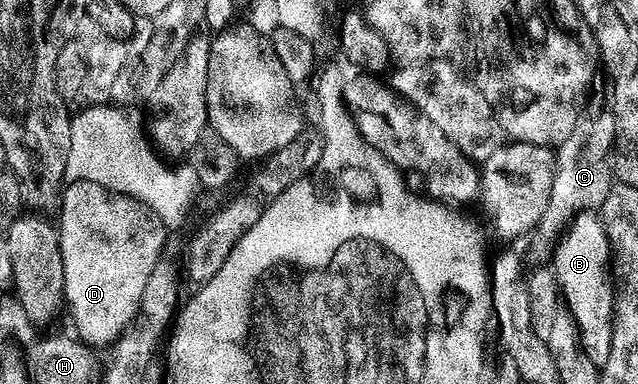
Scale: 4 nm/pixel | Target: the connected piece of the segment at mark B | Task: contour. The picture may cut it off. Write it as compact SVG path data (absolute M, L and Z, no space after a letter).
M591 213L579 215L558 240L553 251L555 280L559 283L567 309L579 327L580 342L589 353L590 360L598 367L607 363L612 339L614 288L609 270L610 258L611 247L607 244L602 222Z

